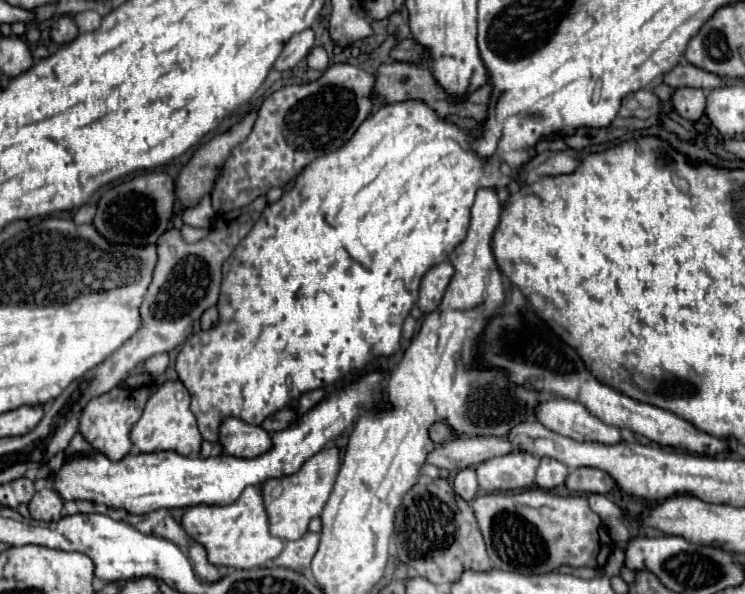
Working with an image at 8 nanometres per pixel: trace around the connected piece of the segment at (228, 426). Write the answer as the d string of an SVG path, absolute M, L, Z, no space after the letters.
M224 418L224 424L220 424L220 446L224 454L236 458L256 458L270 450L272 438L260 426L238 418Z

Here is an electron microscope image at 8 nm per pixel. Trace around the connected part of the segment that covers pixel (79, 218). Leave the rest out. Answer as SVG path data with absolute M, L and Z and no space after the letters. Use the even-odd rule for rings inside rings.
M82 206L74 216L74 224L90 224L92 218L94 218L94 212L96 212L96 206Z

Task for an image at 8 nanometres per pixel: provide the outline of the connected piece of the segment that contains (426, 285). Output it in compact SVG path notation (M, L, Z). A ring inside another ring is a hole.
M450 262L436 264L424 274L424 278L420 282L420 298L418 298L418 308L424 314L430 314L440 306L440 300L444 296L444 290L446 290L452 274L454 274L454 268Z

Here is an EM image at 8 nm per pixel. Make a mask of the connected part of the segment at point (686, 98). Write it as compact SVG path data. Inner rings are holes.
M678 88L672 96L672 104L682 118L696 122L704 116L706 92L702 88Z

